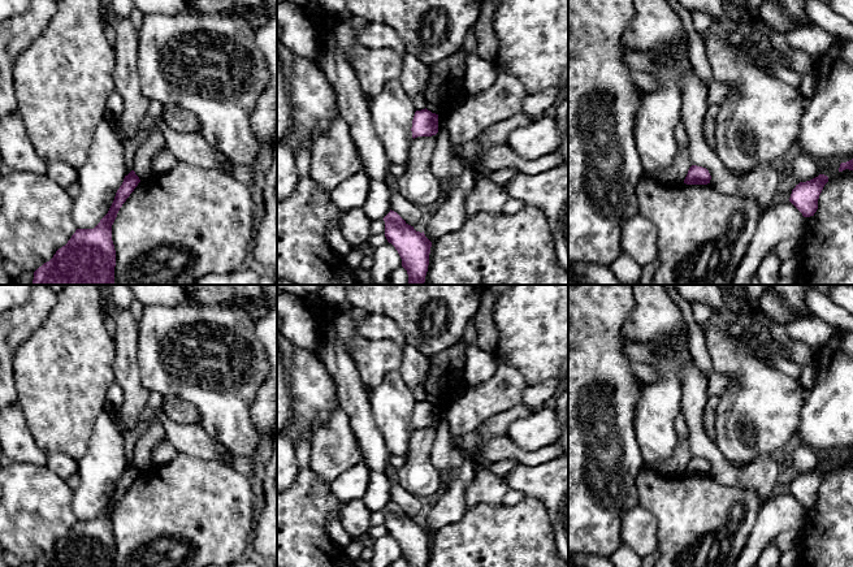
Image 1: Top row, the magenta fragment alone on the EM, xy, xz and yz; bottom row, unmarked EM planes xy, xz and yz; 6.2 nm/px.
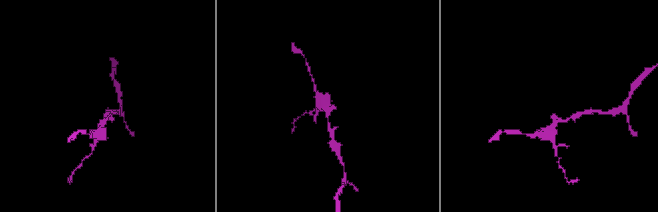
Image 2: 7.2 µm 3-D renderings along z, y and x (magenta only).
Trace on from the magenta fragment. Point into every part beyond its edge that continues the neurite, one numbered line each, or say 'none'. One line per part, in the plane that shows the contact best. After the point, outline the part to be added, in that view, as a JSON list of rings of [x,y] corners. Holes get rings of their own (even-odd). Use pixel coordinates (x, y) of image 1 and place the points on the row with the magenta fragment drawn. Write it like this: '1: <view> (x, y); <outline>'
none

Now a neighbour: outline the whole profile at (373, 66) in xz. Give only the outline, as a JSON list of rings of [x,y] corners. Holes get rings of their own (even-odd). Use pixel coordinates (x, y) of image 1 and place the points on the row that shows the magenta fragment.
[[[347,12],[328,14],[315,26],[320,52],[321,38],[329,31],[334,35],[338,49],[354,69],[365,96],[374,98],[384,86],[398,79],[402,72],[402,57],[391,48],[369,48],[358,42],[356,21]]]

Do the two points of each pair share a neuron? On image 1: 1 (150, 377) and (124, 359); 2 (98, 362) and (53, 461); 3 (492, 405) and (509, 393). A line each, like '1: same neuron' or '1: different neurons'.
1: different neurons
2: different neurons
3: same neuron

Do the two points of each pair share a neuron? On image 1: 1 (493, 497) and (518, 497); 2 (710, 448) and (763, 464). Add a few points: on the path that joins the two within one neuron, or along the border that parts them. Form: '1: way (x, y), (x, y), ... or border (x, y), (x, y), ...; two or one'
1: border (510, 490), (501, 503); two
2: way (719, 462), (730, 472), (749, 472); one

